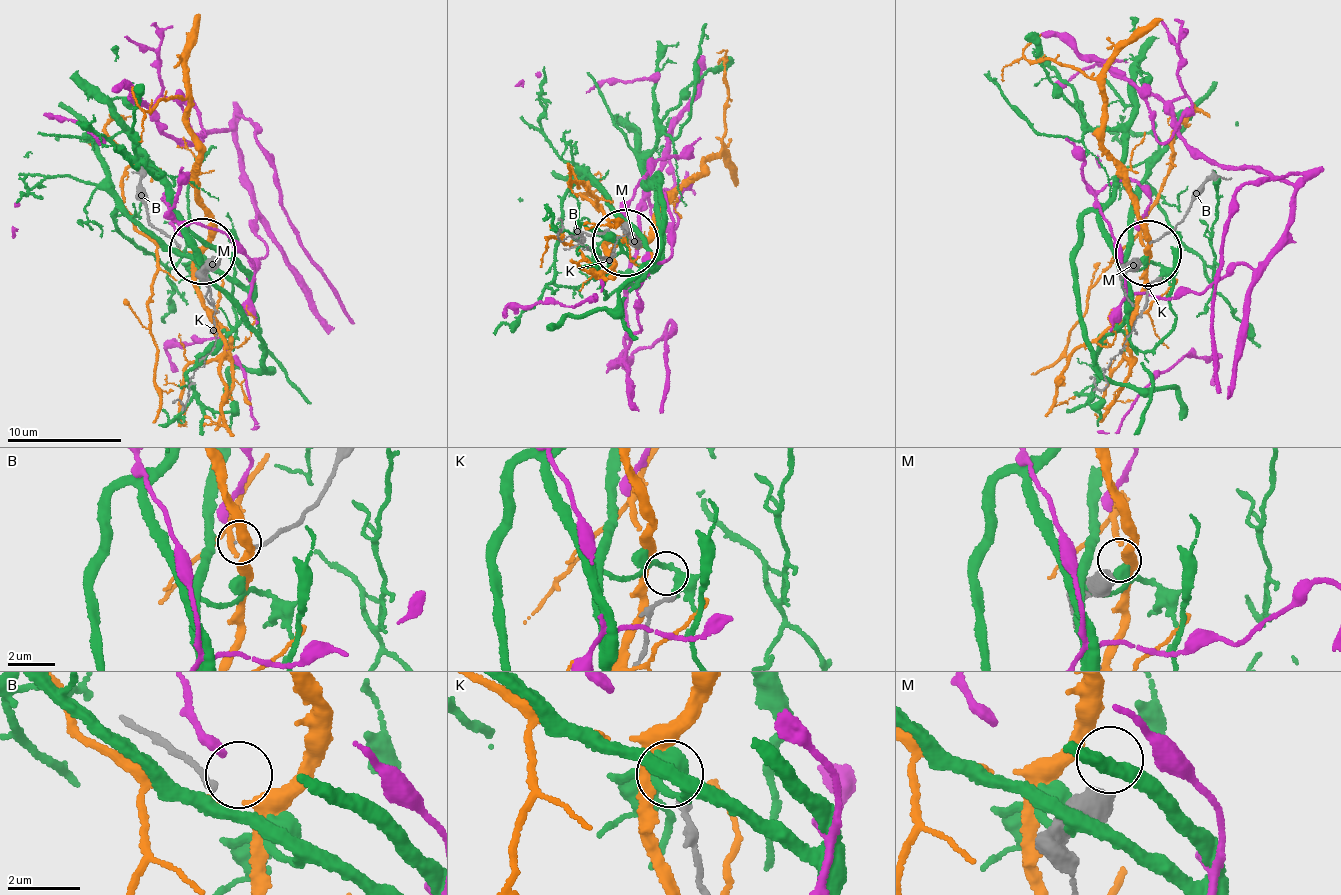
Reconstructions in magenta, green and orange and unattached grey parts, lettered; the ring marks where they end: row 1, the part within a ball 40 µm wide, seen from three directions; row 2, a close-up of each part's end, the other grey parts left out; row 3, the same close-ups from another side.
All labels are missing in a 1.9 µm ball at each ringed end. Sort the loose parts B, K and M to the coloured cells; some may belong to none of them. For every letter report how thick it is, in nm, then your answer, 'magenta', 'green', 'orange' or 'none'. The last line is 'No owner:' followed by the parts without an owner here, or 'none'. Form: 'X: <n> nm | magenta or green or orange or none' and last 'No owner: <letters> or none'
B: 170 nm | magenta
K: 240 nm | none
M: 650 nm | none
No owner: K, M

